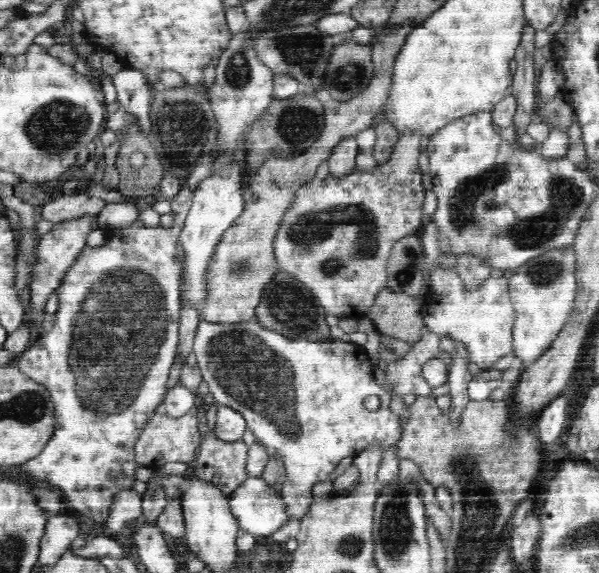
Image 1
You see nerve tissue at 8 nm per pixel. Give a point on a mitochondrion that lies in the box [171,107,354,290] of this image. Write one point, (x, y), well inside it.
(241, 268)

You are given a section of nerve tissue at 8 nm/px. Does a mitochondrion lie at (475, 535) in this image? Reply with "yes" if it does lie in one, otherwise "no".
yes

